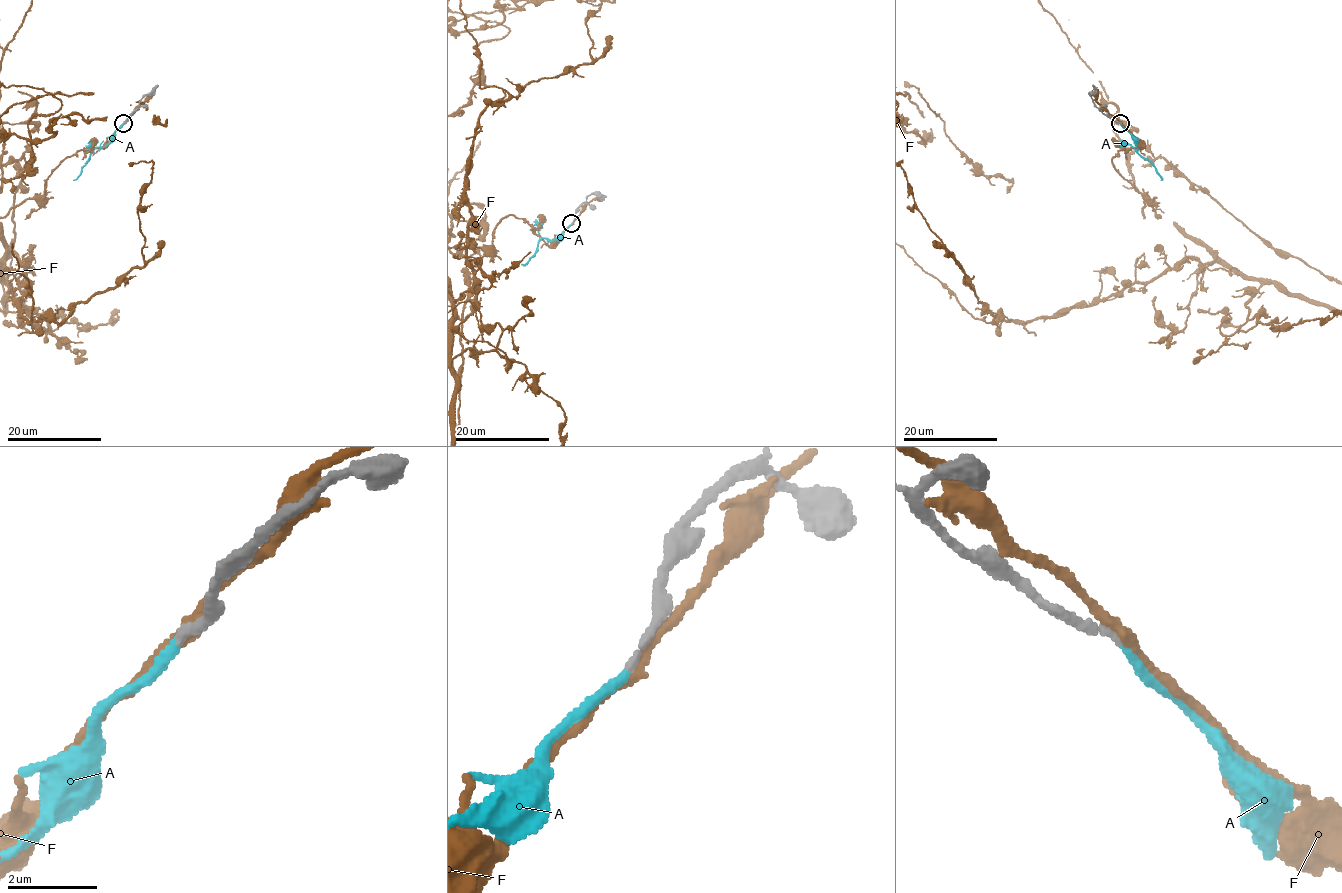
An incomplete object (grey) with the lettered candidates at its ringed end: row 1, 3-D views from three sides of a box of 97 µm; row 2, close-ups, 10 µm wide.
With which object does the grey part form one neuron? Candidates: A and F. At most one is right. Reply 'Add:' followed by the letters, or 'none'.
Add: A

